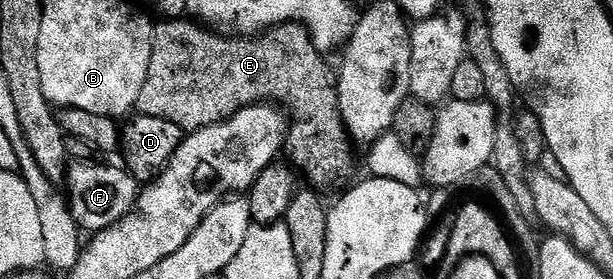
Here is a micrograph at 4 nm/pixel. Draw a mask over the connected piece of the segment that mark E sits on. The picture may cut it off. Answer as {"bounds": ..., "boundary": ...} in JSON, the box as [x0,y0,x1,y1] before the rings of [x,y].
{"bounds":[137,20,357,192],"boundary":[[[161,20],[153,27],[153,51],[147,80],[139,93],[137,114],[171,120],[183,132],[201,130],[225,122],[235,112],[258,104],[280,104],[287,111],[289,133],[285,135],[284,157],[294,171],[318,192],[344,192],[354,185],[357,154],[345,129],[337,99],[337,70],[329,67],[326,55],[313,43],[309,29],[298,22],[273,26],[256,36],[226,36],[193,20]]]}

